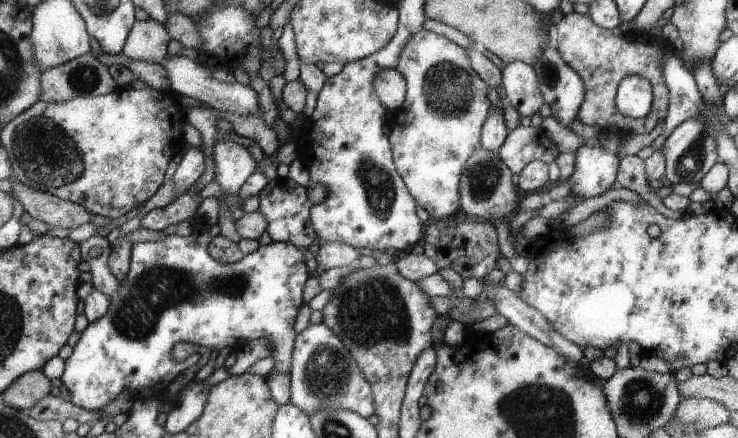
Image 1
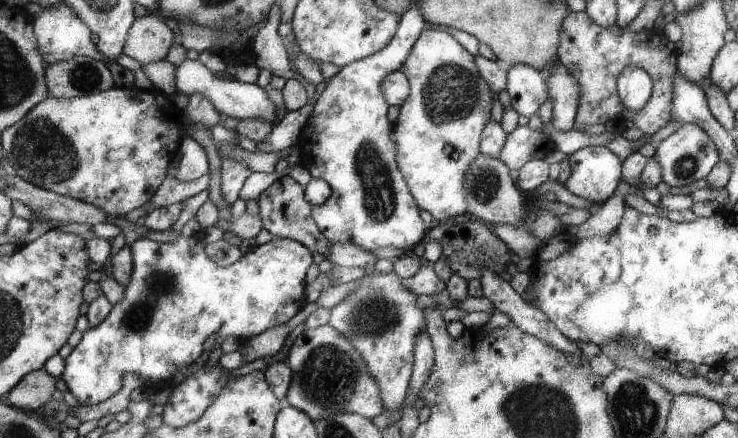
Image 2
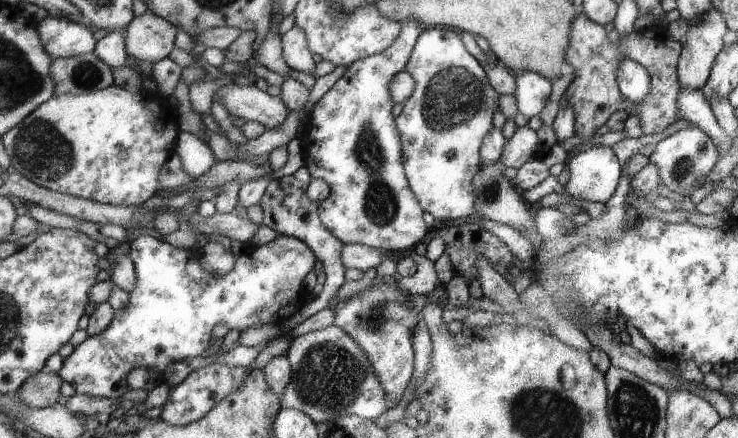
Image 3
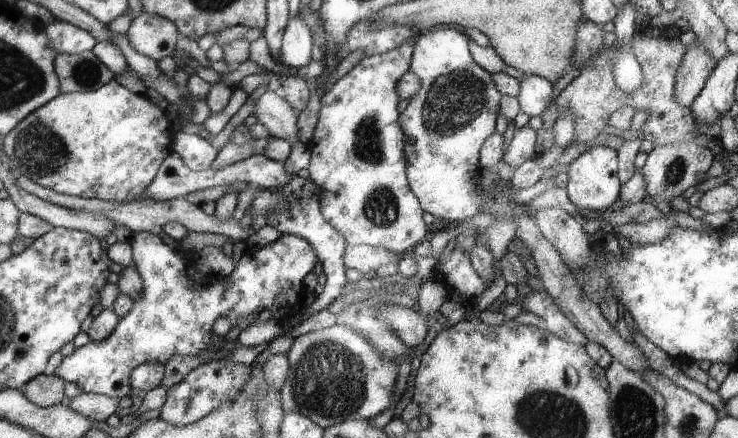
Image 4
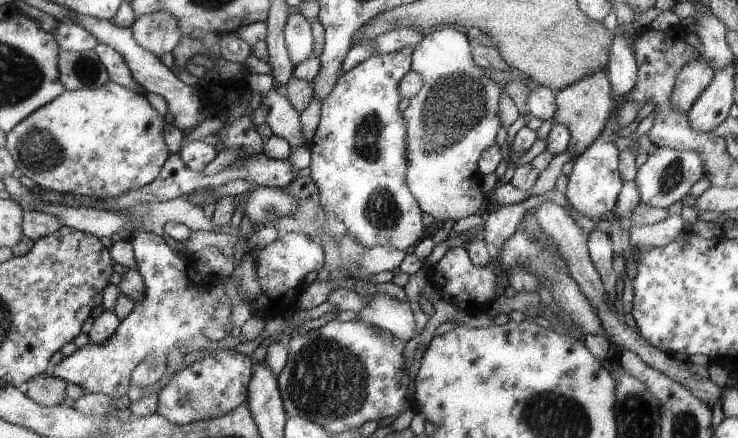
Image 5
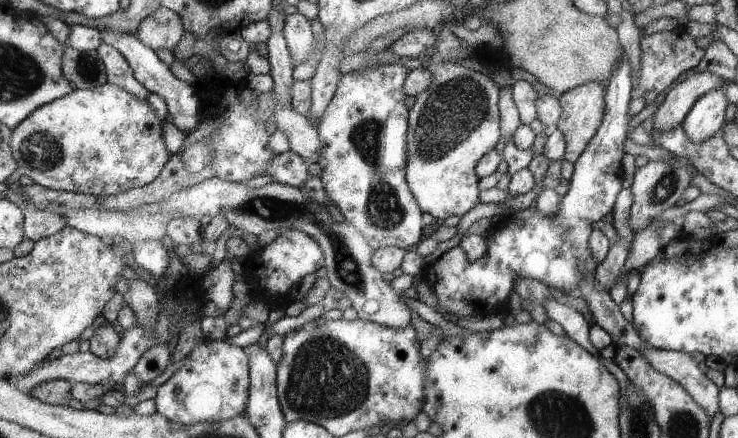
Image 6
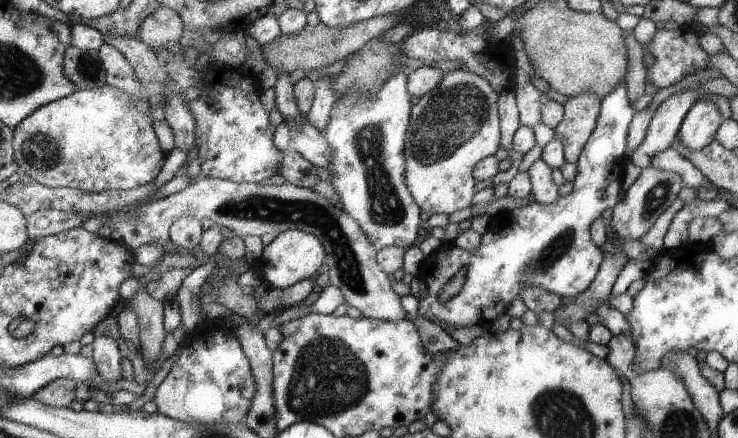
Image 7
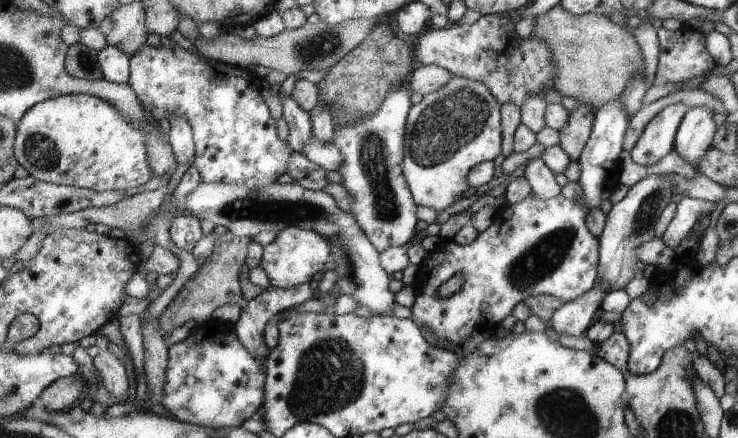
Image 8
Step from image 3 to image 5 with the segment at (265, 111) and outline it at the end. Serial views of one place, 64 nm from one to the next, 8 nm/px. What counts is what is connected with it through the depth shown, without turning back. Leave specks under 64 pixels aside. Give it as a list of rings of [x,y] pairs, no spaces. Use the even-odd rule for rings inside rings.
[[[272,89],[265,93],[261,104],[268,110],[265,123],[274,135],[285,138],[295,152],[301,152],[298,146],[311,148],[311,140],[306,140],[302,130],[300,113],[281,90]]]

